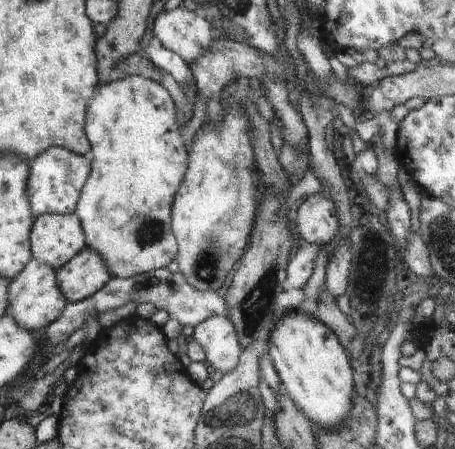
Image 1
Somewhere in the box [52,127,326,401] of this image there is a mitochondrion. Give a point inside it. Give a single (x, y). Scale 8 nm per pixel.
(256, 304)

